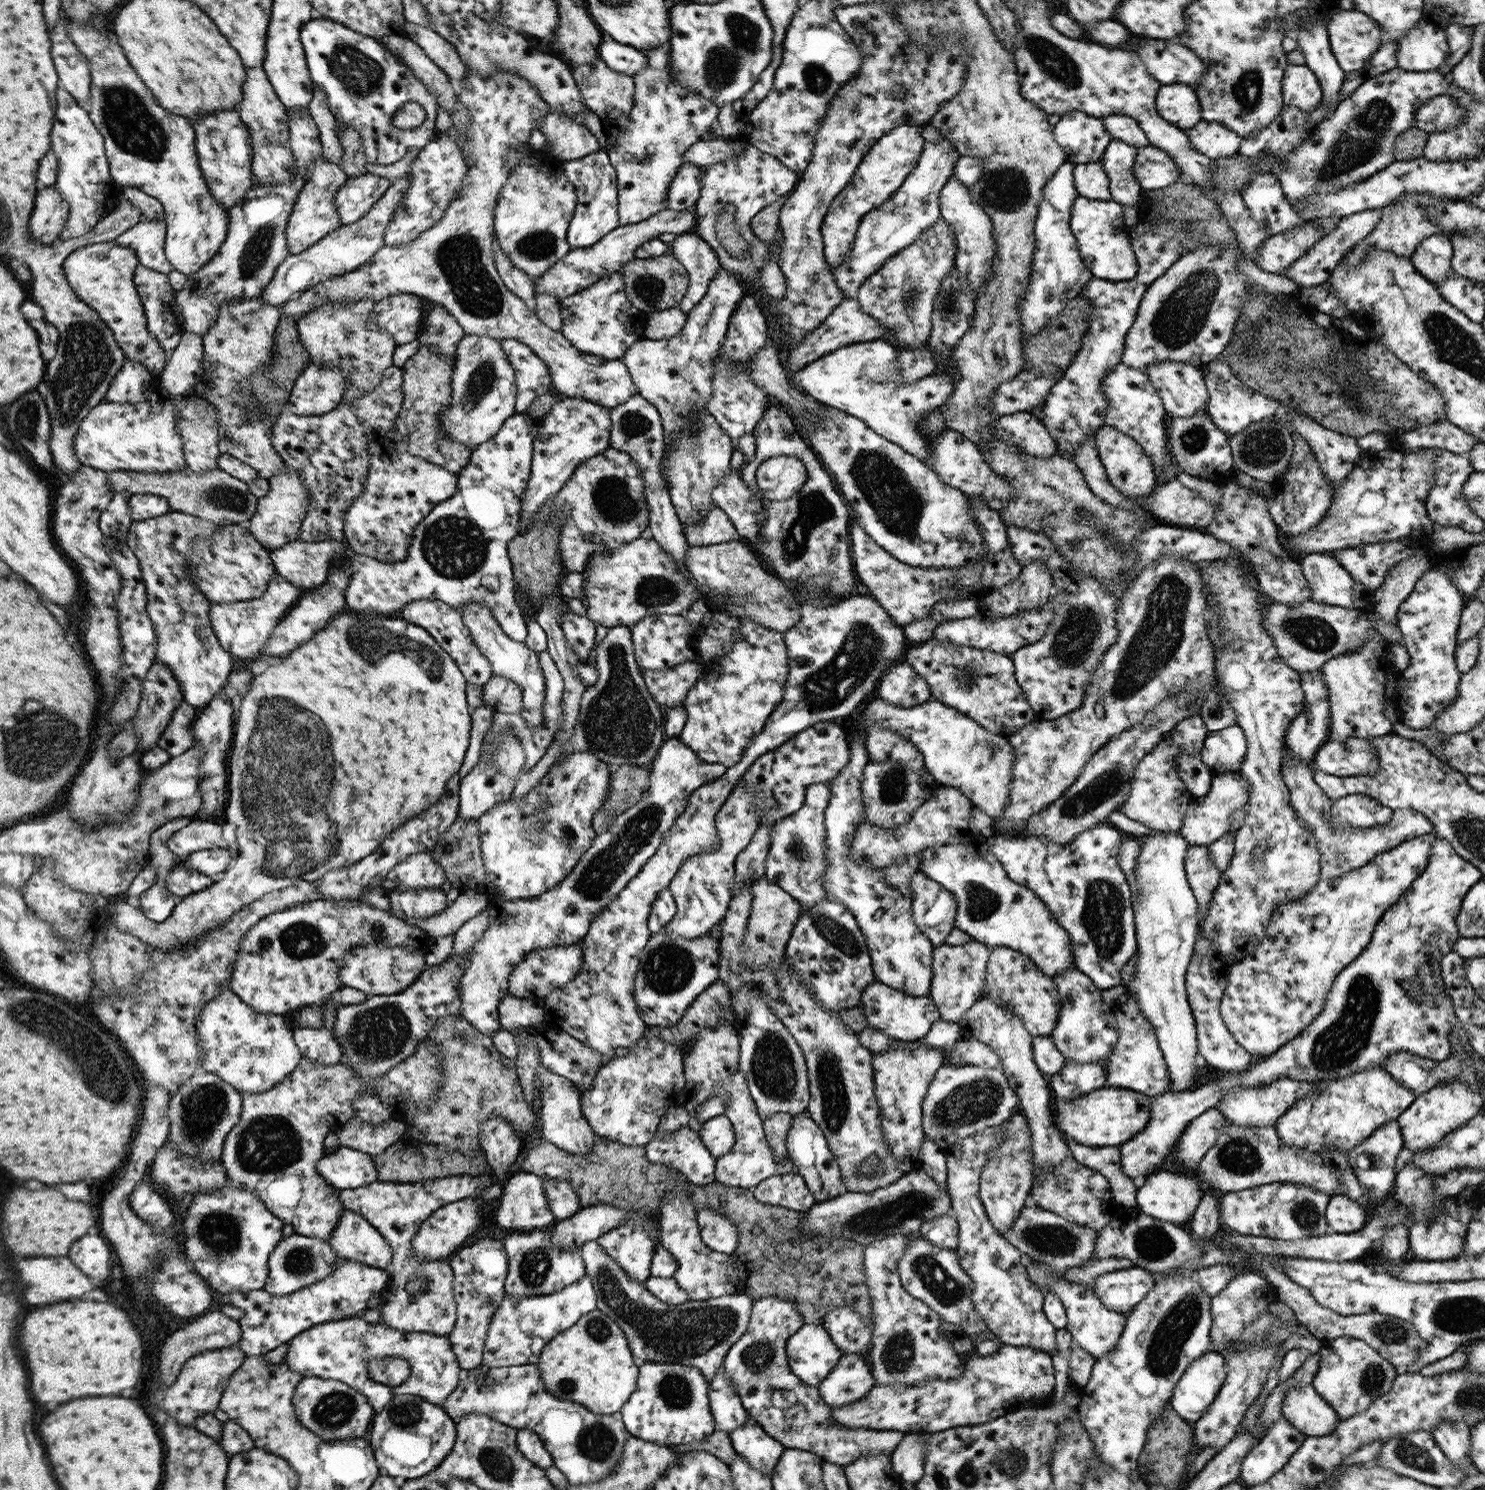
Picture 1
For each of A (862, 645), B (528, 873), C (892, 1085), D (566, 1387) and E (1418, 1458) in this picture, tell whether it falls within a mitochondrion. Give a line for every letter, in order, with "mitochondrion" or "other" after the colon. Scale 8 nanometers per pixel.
A: mitochondrion
B: other
C: other
D: mitochondrion
E: mitochondrion

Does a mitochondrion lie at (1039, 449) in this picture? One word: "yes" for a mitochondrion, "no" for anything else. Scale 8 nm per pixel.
no

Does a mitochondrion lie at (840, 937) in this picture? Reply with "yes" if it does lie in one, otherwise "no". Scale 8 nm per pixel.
yes

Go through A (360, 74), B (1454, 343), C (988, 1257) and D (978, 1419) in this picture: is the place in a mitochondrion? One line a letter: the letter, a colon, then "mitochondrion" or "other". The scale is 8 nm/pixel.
A: mitochondrion
B: mitochondrion
C: other
D: other

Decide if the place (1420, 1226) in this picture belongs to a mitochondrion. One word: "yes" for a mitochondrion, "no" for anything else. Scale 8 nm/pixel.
no

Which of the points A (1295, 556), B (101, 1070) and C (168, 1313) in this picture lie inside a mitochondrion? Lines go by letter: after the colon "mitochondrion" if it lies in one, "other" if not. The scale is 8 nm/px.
A: other
B: mitochondrion
C: other

